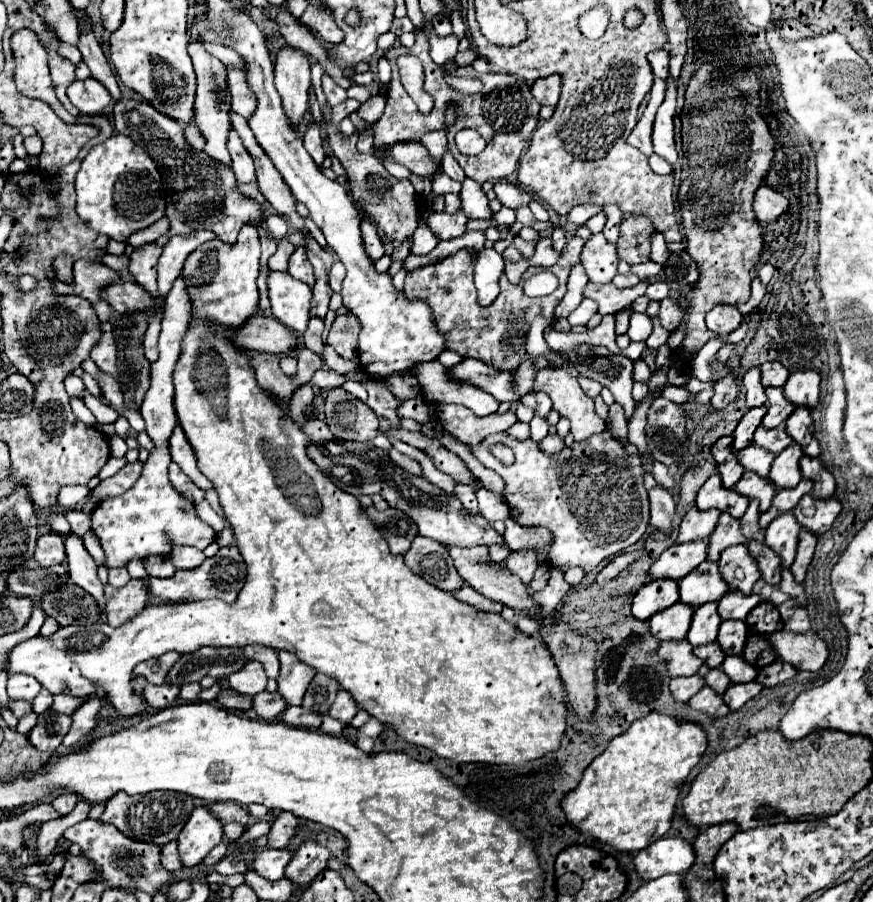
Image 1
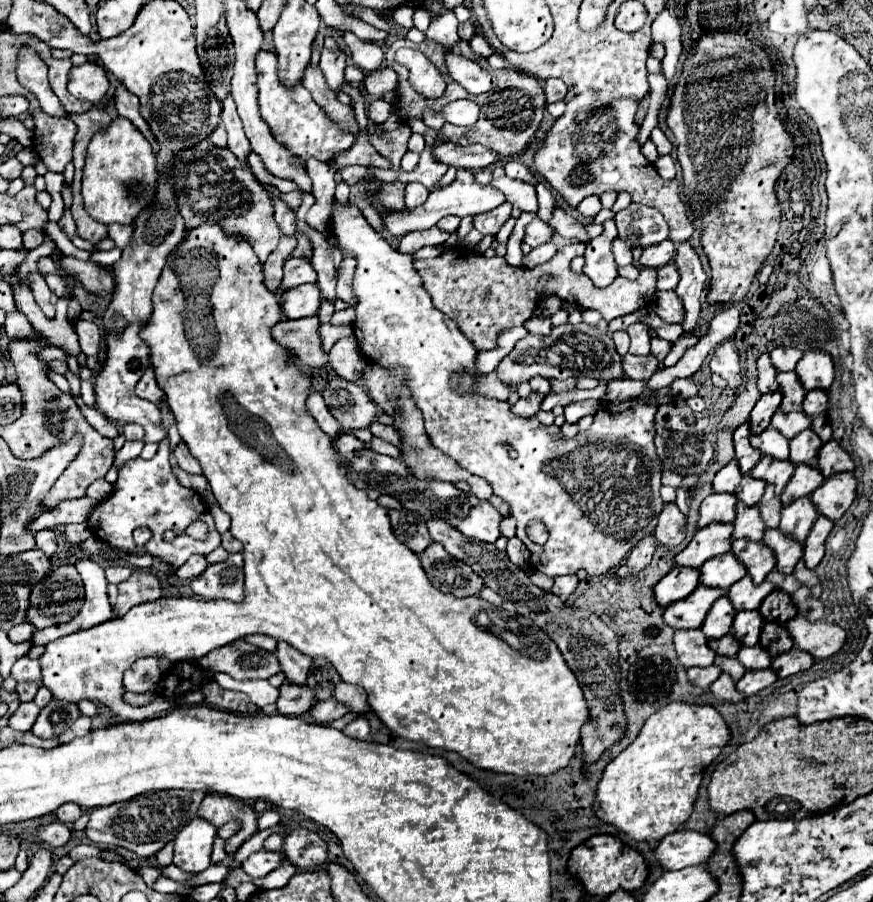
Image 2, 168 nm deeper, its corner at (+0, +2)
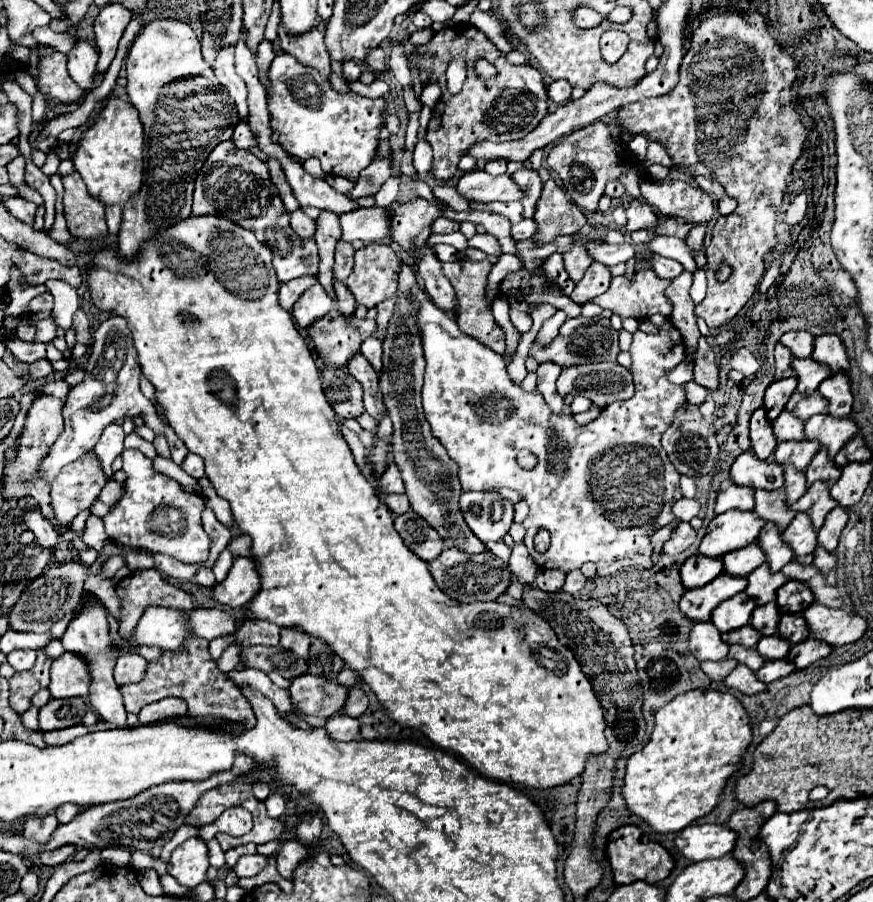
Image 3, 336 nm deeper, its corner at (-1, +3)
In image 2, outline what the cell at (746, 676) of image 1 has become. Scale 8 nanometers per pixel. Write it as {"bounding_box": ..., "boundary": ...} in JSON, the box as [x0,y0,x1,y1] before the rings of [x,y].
{"bounding_box":[736,645,772,671],"boundary":[[[756,645],[756,647],[742,647],[736,657],[738,657],[740,663],[744,663],[744,667],[748,671],[766,669],[766,667],[772,665],[772,655],[768,655],[768,651],[764,651],[760,645]]]}

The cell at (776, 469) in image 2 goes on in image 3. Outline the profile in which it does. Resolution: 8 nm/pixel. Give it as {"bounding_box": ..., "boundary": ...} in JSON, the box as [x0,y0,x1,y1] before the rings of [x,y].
{"bounding_box":[773,442,817,470],"boundary":[[[781,442],[773,452],[773,460],[779,466],[793,464],[797,470],[805,470],[817,450],[817,442]]]}

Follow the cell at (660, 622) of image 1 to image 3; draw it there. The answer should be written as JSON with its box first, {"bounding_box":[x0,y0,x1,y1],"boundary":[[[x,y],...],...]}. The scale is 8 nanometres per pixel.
{"bounding_box":[679,574,745,622],"boundary":[[[721,574],[703,588],[687,590],[679,602],[679,608],[693,622],[707,622],[717,604],[743,590],[745,590],[745,578],[729,578]]]}

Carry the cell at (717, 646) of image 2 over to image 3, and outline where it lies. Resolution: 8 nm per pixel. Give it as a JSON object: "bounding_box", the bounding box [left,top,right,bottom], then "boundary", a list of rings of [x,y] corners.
{"bounding_box":[727,626,761,648],"boundary":[[[743,626],[743,628],[729,632],[727,644],[741,644],[745,648],[753,648],[759,640],[761,640],[761,634],[757,634],[757,630],[753,630],[751,626]]]}

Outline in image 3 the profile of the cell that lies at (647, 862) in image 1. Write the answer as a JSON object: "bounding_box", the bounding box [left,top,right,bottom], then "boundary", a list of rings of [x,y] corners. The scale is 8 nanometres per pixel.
{"bounding_box":[675,824,735,862],"boundary":[[[691,824],[683,828],[675,838],[677,852],[689,862],[721,858],[735,846],[735,832],[727,826]]]}

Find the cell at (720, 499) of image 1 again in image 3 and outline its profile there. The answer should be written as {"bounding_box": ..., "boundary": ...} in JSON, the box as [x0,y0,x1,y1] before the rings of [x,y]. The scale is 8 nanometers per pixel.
{"bounding_box":[729,452,783,490],"boundary":[[[745,452],[733,462],[729,478],[737,486],[749,486],[755,490],[777,490],[783,486],[783,468],[775,466],[773,460],[761,462],[753,458],[753,452]]]}

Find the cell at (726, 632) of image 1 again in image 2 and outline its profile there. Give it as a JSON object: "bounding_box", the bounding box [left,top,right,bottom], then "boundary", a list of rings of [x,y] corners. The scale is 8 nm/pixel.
{"bounding_box":[734,611,764,645],"boundary":[[[740,611],[734,619],[734,635],[740,639],[742,645],[756,645],[760,637],[760,627],[764,625],[764,619],[760,611]]]}

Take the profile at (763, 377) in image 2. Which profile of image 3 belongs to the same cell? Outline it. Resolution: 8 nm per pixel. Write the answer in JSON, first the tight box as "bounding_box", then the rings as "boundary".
{"bounding_box":[775,344,793,380],"boundary":[[[777,344],[775,346],[775,380],[793,376],[793,370],[789,370],[789,360],[791,360],[789,350],[785,350],[785,346]]]}

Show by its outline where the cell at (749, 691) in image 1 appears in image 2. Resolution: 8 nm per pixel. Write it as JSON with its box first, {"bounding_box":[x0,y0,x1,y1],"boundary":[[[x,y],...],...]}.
{"bounding_box":[738,669,778,695],"boundary":[[[760,669],[760,671],[748,671],[740,681],[738,681],[738,691],[744,695],[754,695],[760,689],[772,685],[778,679],[778,675],[772,669]]]}

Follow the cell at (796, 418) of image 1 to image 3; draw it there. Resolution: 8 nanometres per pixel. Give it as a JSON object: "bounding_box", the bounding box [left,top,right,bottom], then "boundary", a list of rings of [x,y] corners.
{"bounding_box":[817,374,853,418],"boundary":[[[835,374],[821,382],[817,392],[829,402],[829,416],[833,418],[845,418],[851,412],[853,396],[849,390],[849,378],[847,374]]]}

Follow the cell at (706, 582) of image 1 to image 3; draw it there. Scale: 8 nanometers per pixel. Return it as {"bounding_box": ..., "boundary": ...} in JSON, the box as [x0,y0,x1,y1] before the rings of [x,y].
{"bounding_box":[721,544,765,578],"boundary":[[[749,544],[741,550],[733,550],[725,554],[721,560],[723,560],[723,574],[741,578],[753,572],[757,566],[761,566],[765,562],[765,554],[757,544]]]}

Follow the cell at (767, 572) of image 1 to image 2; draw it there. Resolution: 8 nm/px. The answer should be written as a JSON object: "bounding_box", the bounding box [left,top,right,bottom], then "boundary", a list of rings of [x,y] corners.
{"bounding_box":[764,529,804,575],"boundary":[[[768,529],[764,533],[764,543],[776,553],[776,569],[784,575],[790,575],[796,563],[802,559],[804,545],[790,535],[784,535],[780,529]]]}

